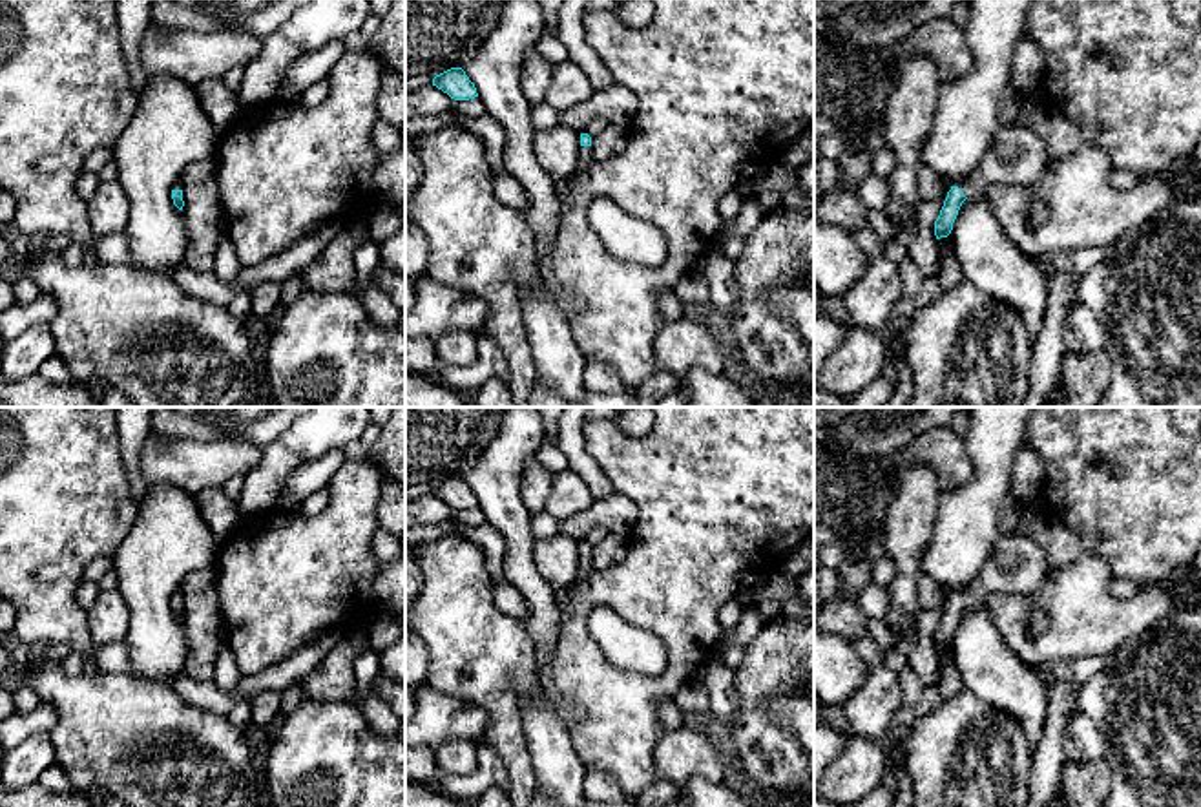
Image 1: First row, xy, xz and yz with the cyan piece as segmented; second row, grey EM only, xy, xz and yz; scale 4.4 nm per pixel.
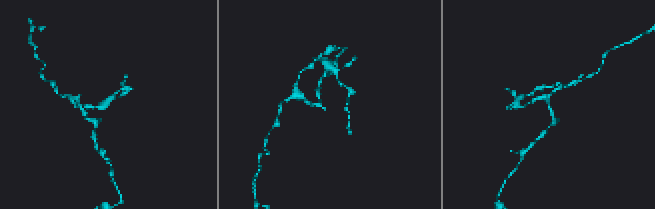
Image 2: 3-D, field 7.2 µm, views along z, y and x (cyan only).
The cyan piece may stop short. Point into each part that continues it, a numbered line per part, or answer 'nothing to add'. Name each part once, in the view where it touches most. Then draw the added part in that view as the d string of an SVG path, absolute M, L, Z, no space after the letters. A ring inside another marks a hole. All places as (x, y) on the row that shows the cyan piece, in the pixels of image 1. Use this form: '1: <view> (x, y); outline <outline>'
1: yz (1017, 156); outline M1029 124L1004 126L993 139L978 172L958 184L967 199L980 199L993 184L1031 190L1046 173L1046 142Z

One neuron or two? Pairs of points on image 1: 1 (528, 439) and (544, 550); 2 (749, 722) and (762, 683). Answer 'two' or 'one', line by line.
1: two
2: one

